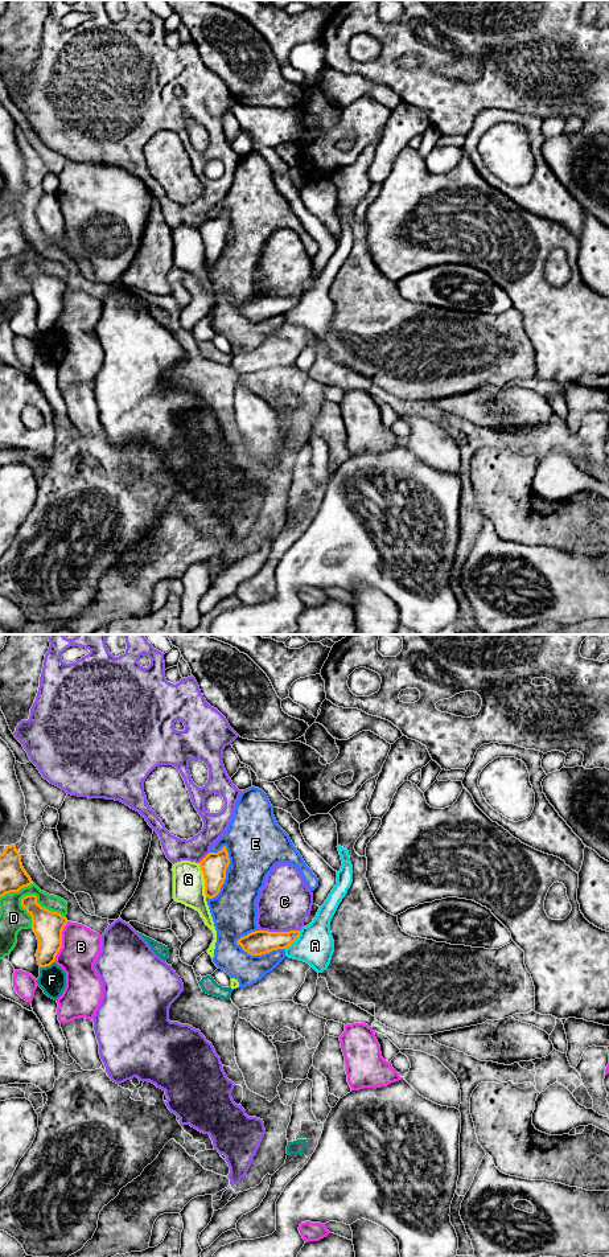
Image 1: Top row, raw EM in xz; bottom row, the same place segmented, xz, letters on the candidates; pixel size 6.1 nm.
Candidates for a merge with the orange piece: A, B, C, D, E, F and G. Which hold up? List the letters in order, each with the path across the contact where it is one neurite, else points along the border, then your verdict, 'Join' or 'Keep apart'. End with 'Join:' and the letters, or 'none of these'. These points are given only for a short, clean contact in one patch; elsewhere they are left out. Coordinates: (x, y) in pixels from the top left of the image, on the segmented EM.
A: Boundary: xz (300, 931), (300, 935), (284, 949). Keep apart
B: Keep apart
C: Keep apart
D: Keep apart
E: Keep apart
F: Keep apart
G: Keep apart
Join: none of these

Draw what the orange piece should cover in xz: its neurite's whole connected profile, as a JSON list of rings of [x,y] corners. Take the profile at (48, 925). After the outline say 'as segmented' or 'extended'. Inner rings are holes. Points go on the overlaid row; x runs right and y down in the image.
[[[36,895],[24,896],[21,905],[32,916],[32,929],[38,940],[36,953],[38,965],[40,968],[50,966],[62,948],[62,931],[67,919],[58,912],[41,907]]] | as segmented

